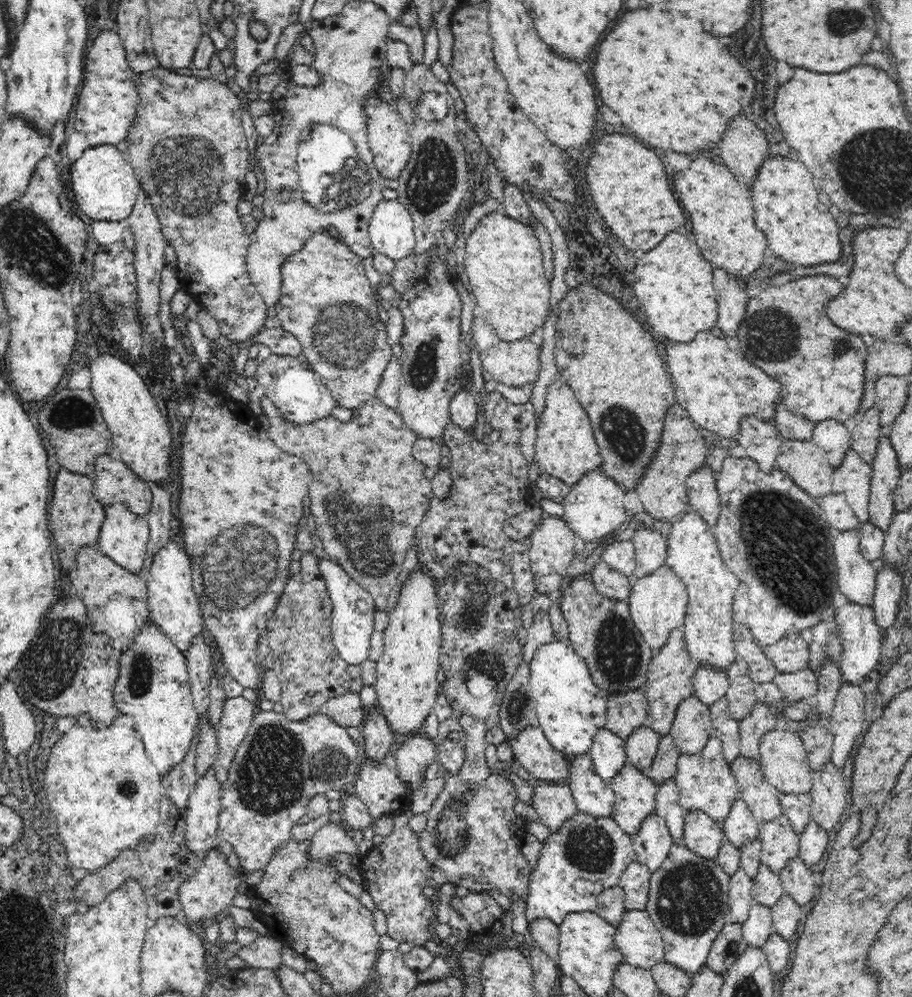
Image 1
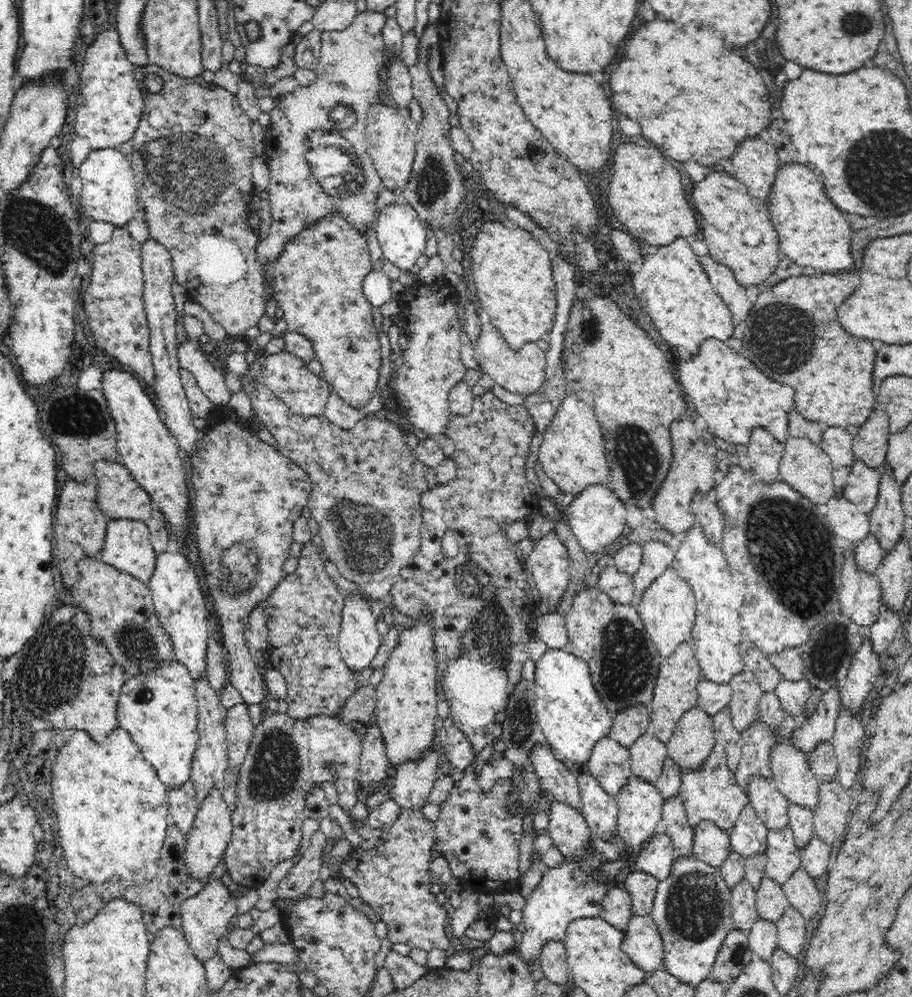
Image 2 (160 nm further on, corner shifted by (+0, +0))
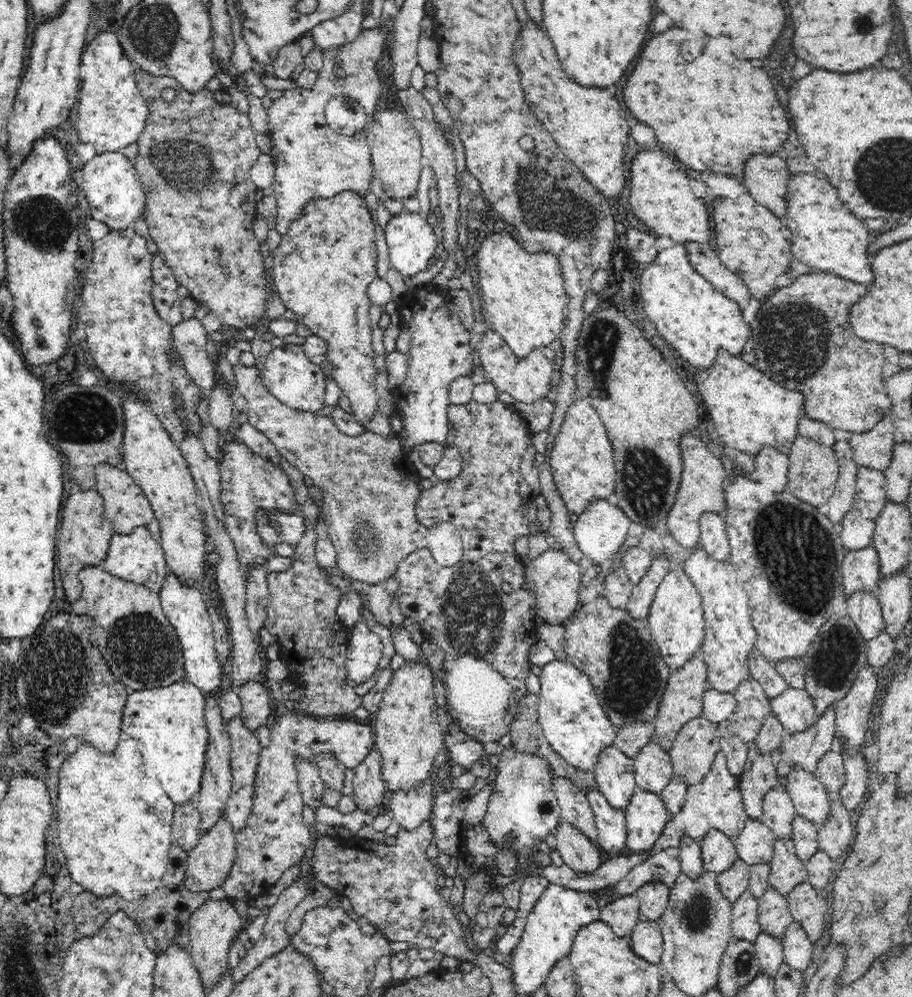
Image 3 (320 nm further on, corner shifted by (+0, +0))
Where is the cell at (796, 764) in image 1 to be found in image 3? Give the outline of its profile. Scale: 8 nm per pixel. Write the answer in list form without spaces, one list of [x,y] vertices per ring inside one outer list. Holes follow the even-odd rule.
[[[794,766],[781,780],[783,789],[790,795],[798,815],[808,818],[817,826],[830,816],[830,792],[815,774]]]

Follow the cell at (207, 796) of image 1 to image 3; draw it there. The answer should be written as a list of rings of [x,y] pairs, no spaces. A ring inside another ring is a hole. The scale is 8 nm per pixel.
[[[221,814],[215,823],[206,829],[198,842],[187,853],[185,886],[193,892],[210,892],[223,886],[224,880],[235,860],[236,832],[232,823]]]

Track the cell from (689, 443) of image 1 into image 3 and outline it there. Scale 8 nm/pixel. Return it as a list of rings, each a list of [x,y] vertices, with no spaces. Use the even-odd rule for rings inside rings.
[[[686,431],[679,436],[679,448],[683,454],[683,476],[680,480],[678,495],[674,498],[674,506],[667,514],[666,530],[671,534],[678,544],[684,548],[695,548],[699,543],[701,531],[699,530],[700,516],[704,512],[712,512],[723,516],[726,512],[724,480],[727,477],[727,471],[722,466],[722,462],[712,456],[710,448],[704,444],[705,438],[695,438]]]

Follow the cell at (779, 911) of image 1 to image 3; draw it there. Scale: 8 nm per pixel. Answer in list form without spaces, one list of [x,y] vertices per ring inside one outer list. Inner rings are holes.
[[[793,920],[790,926],[786,926],[783,931],[783,958],[786,965],[790,968],[804,973],[809,967],[812,956],[813,946],[803,926]]]

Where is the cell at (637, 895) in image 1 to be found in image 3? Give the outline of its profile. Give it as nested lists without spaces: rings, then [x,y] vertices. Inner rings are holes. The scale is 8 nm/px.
[[[646,883],[633,894],[639,898],[639,920],[657,921],[666,907],[670,888],[662,883]]]

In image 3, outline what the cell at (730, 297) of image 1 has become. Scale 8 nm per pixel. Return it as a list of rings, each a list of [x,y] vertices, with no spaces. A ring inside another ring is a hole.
[[[690,241],[686,243],[685,248],[685,254],[688,254],[689,261],[698,274],[711,282],[726,297],[736,301],[740,310],[748,304],[752,296],[746,283],[720,262],[718,253],[715,253],[708,243]]]

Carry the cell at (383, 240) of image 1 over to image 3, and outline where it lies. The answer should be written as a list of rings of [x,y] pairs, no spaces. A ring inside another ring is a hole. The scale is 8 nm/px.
[[[399,213],[392,216],[385,230],[388,254],[391,267],[405,277],[416,276],[418,272],[428,270],[434,260],[436,250],[436,234],[422,213]]]

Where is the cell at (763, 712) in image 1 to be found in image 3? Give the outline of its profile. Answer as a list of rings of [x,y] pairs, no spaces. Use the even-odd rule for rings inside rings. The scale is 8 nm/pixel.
[[[752,739],[748,745],[747,761],[742,774],[738,775],[739,789],[747,816],[752,820],[761,820],[762,798],[766,792],[777,788],[781,780],[777,776],[776,756],[762,753],[756,739]]]

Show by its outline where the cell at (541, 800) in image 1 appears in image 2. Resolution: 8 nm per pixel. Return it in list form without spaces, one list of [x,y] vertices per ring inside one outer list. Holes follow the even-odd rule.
[[[550,799],[550,812],[546,833],[568,861],[587,855],[587,842],[592,831],[585,821],[582,811],[578,811],[565,802]]]

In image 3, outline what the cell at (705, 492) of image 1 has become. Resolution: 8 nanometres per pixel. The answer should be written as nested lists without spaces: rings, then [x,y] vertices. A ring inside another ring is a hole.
[[[704,512],[700,516],[699,543],[714,559],[728,559],[730,545],[728,542],[729,528],[723,516],[715,512]]]

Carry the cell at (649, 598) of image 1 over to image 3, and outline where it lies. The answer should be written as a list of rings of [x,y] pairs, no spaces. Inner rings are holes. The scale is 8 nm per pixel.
[[[683,569],[672,570],[662,578],[654,595],[650,611],[647,612],[647,623],[664,662],[675,670],[692,655],[700,655],[705,622],[702,598]]]

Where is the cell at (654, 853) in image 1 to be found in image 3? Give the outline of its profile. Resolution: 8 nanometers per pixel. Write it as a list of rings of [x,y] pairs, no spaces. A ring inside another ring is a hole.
[[[666,848],[634,865],[630,872],[613,886],[608,898],[612,900],[633,894],[639,886],[646,883],[662,883],[671,888],[680,871],[679,849]]]

